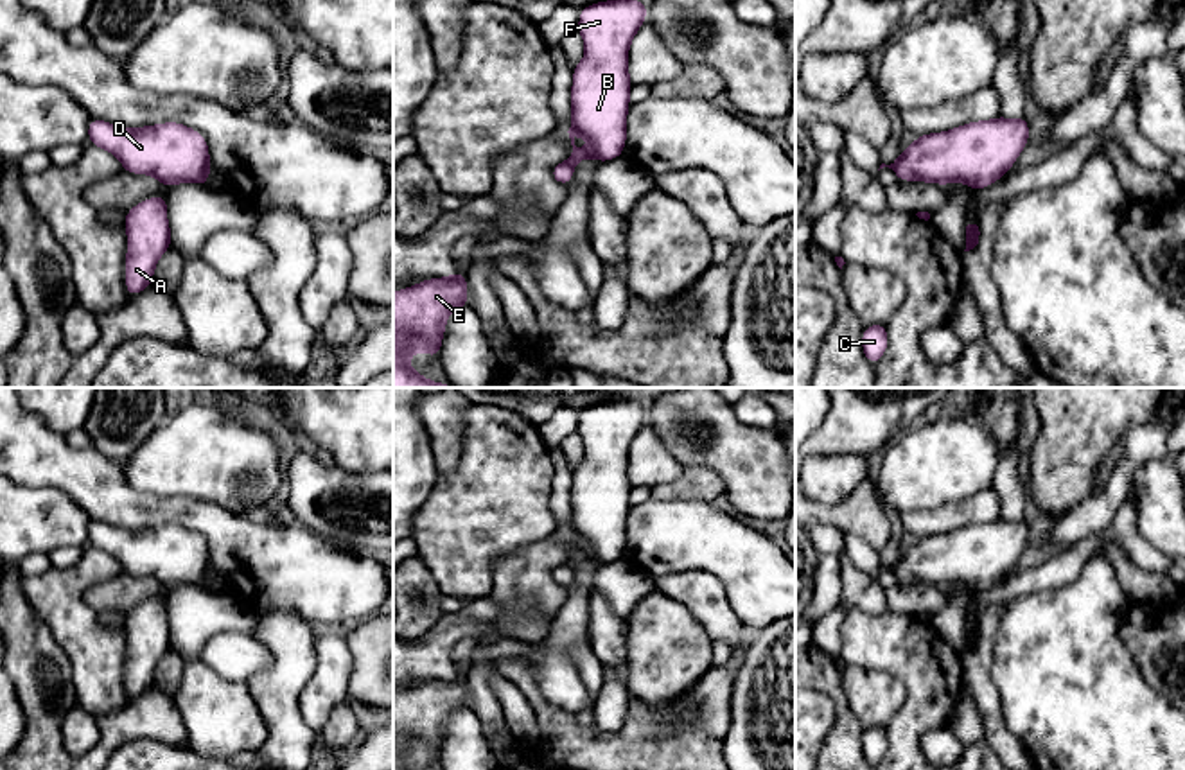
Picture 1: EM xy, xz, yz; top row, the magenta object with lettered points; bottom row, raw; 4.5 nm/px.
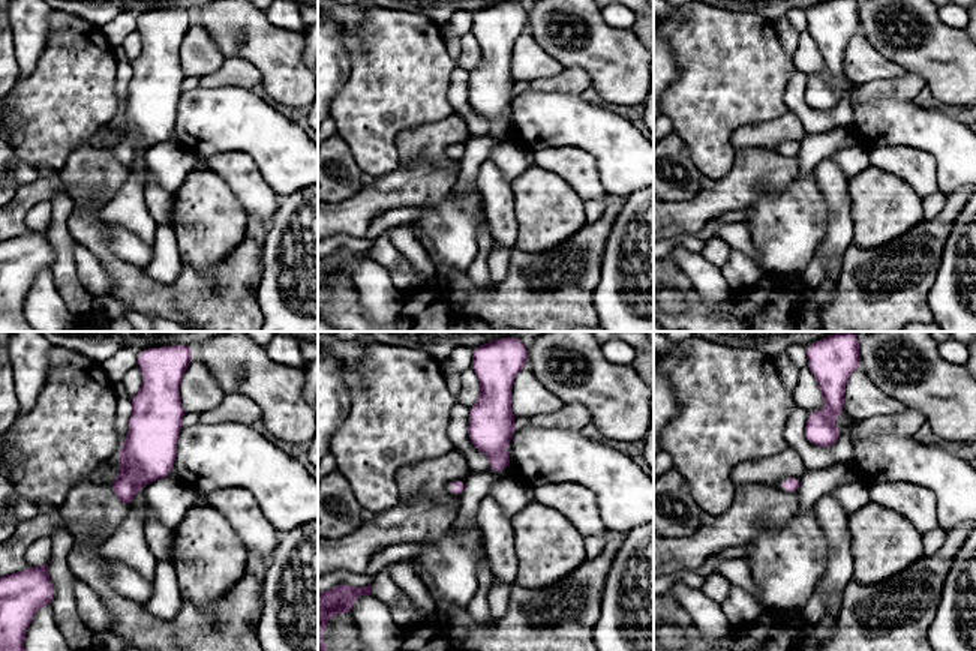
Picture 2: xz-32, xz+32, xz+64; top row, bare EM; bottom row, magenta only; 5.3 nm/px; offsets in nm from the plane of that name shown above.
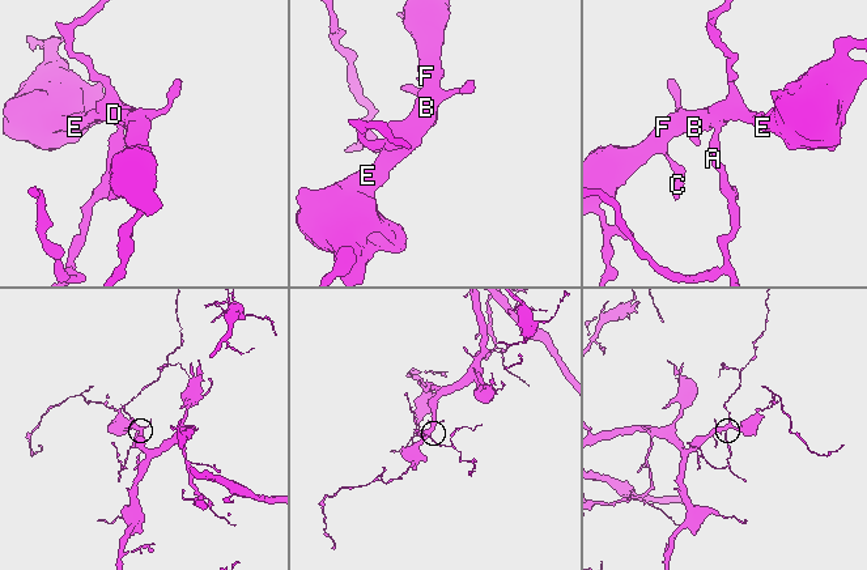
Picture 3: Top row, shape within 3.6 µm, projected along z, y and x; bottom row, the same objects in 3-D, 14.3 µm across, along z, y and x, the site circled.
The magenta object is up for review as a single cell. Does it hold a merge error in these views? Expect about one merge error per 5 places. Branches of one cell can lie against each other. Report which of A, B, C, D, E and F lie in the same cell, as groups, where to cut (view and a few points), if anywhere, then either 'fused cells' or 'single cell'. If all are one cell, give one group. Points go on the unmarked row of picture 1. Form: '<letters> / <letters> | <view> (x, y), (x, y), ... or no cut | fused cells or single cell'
A B C D E F | no cut | single cell

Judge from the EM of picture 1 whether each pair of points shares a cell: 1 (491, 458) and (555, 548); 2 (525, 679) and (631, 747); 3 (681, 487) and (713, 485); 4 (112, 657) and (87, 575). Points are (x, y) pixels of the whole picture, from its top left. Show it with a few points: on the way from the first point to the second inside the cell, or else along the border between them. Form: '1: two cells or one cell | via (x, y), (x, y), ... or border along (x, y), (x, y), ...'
1: two cells | border along (559, 528), (509, 553)
2: one cell | via (543, 708), (582, 747), (602, 747)
3: one cell | via (688, 485), (706, 485)
4: one cell | via (92, 638), (76, 621), (76, 594)

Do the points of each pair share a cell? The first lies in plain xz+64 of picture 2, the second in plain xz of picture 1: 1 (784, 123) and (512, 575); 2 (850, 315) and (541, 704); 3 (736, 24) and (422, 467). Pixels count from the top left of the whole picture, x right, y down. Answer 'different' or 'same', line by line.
1: same
2: same
3: different

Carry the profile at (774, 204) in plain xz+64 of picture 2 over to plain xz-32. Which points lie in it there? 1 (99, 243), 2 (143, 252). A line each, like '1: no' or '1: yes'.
1: no
2: yes

